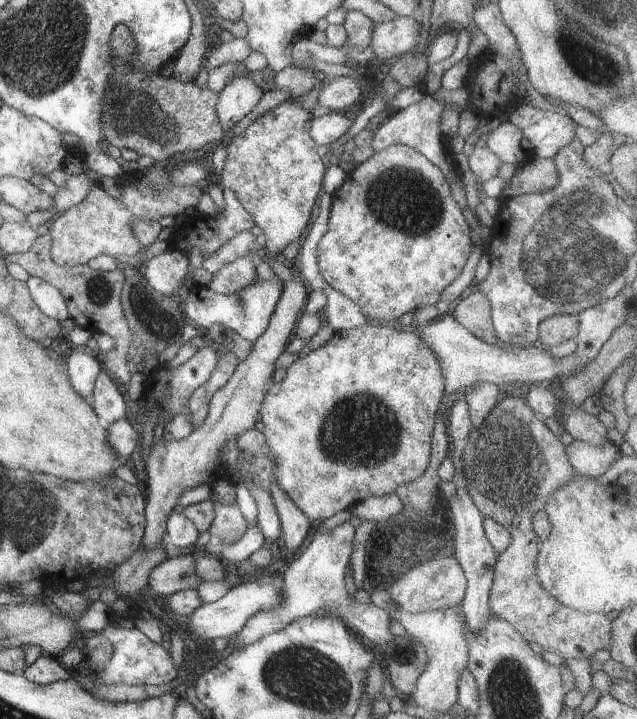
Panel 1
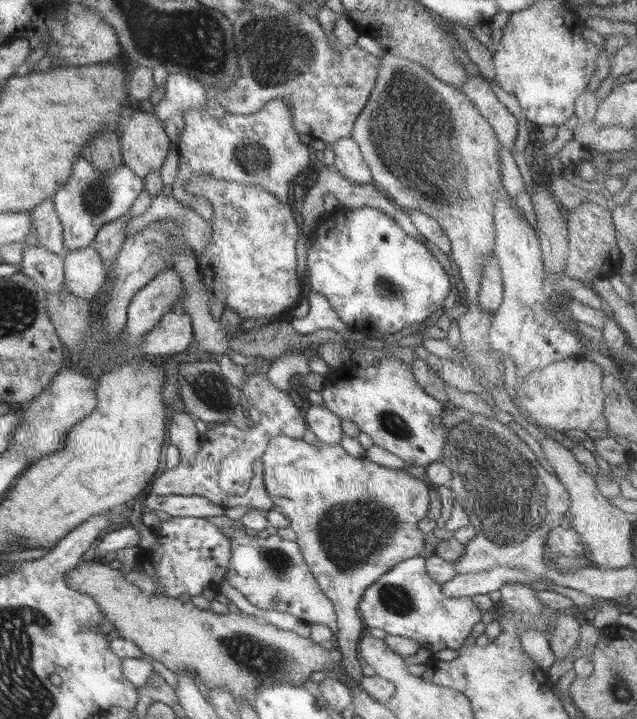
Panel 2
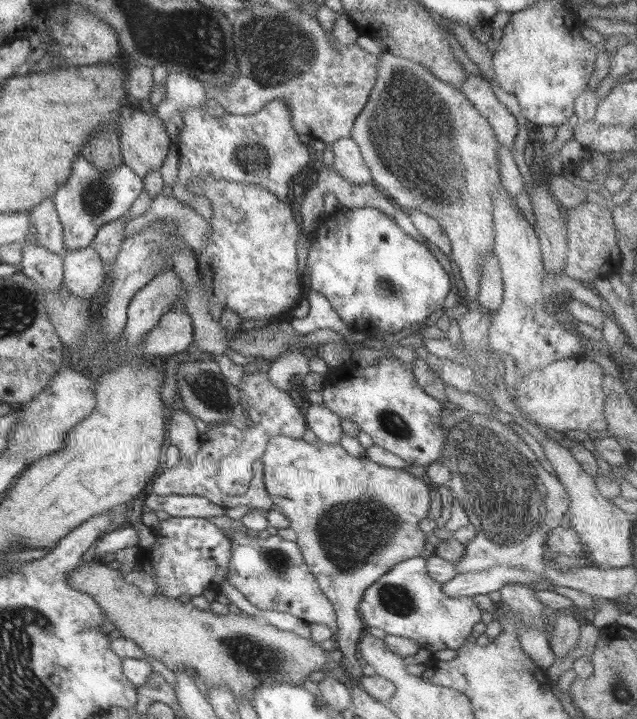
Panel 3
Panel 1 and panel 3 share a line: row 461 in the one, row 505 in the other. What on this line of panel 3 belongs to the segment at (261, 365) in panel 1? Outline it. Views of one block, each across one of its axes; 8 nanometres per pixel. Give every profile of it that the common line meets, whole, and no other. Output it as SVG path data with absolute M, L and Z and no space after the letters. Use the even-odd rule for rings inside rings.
M151 493L145 504L153 511L163 510L172 517L210 518L224 516L227 507L221 507L200 495L168 495L160 496Z

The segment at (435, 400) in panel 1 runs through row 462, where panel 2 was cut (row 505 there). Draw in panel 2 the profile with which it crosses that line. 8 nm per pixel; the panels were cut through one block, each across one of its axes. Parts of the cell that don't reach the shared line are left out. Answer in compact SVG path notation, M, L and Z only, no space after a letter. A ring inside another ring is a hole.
M276 436L269 440L261 458L263 482L275 509L289 520L309 570L316 577L322 592L334 603L338 632L333 641L343 653L340 667L346 671L352 683L360 684L364 674L357 646L365 623L359 617L358 603L364 591L376 579L404 559L417 557L424 551L424 538L427 534L422 533L417 523L427 516L432 486L427 481L414 479L401 469L385 468L366 456L352 457L341 445L323 442L314 445L303 439Z

